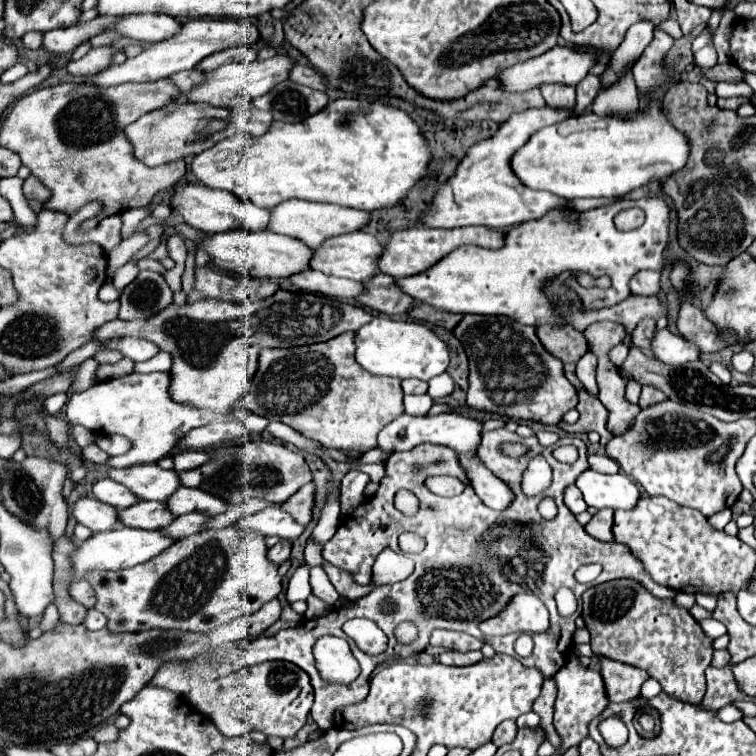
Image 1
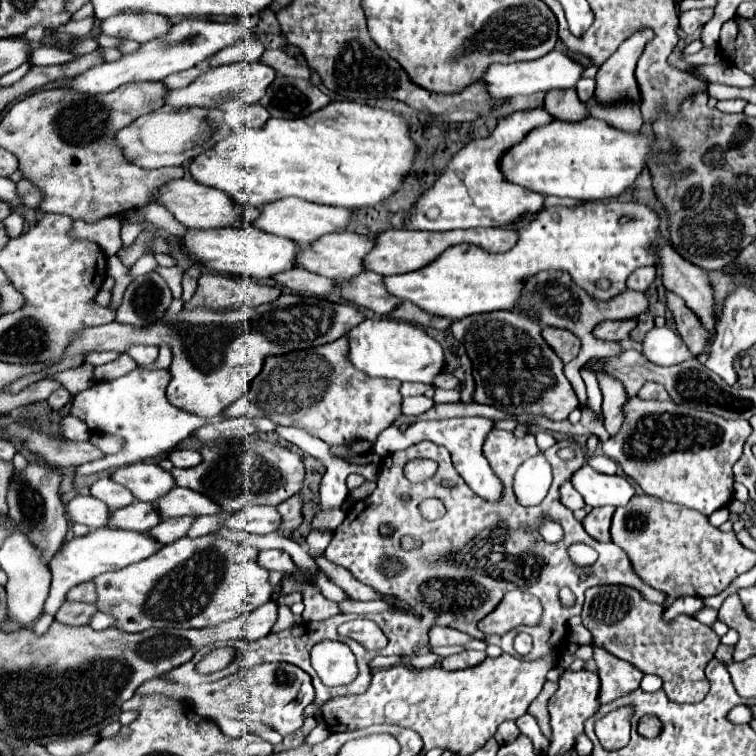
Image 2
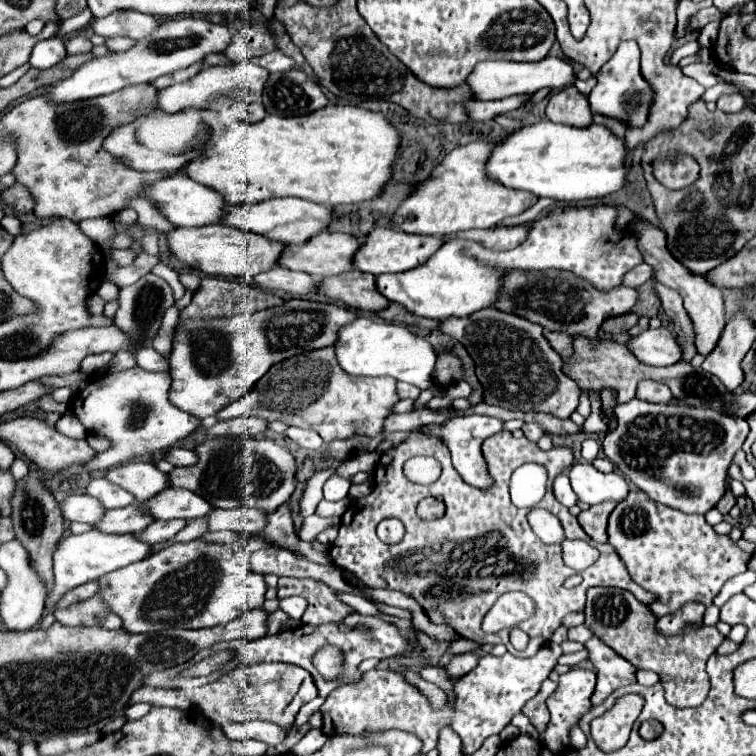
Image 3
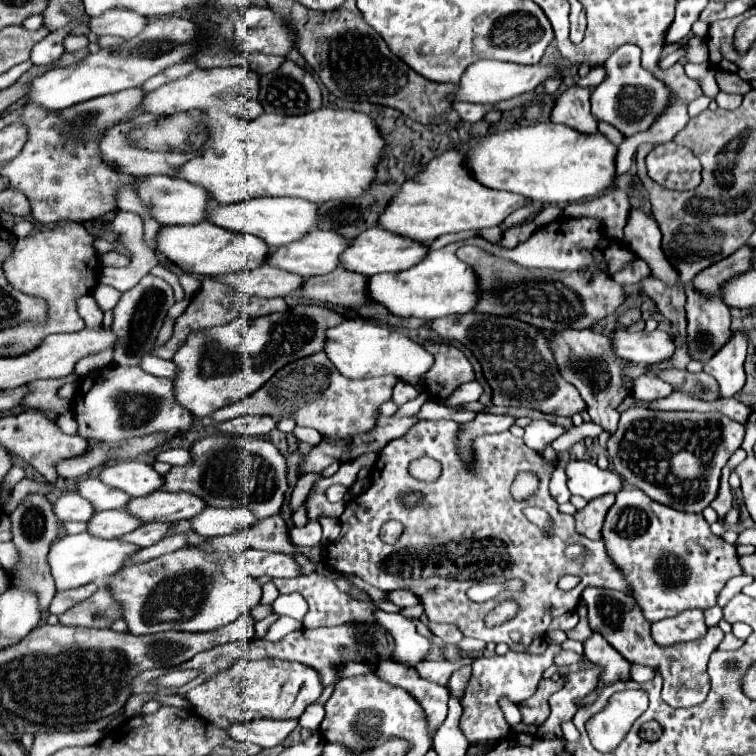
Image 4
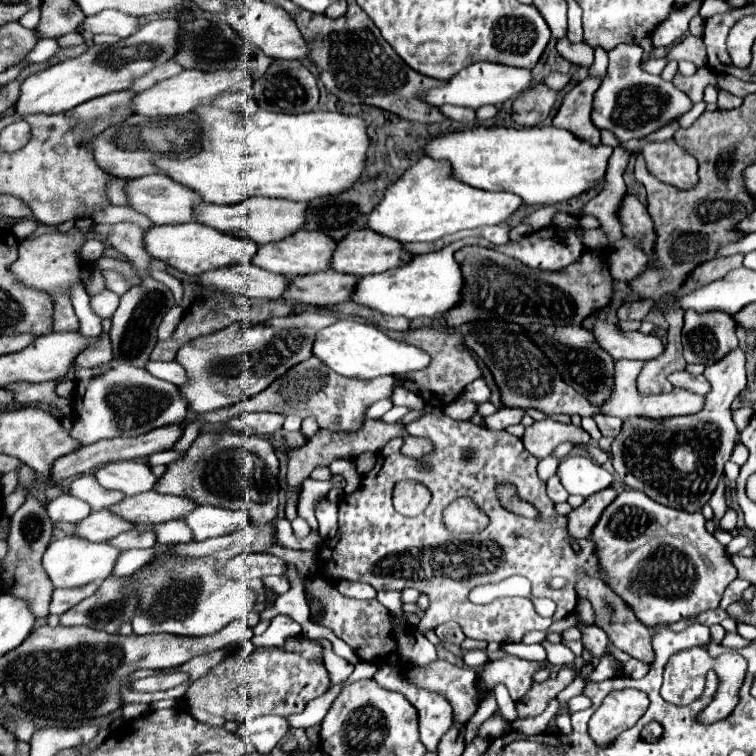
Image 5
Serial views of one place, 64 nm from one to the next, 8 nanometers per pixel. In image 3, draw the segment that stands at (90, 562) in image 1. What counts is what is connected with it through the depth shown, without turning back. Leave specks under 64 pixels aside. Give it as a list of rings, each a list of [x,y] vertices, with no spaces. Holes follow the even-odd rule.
[[[92,528],[90,532],[78,534],[78,536],[68,536],[64,540],[60,540],[56,552],[54,552],[54,586],[46,598],[48,608],[52,610],[56,606],[56,602],[64,596],[64,592],[86,584],[90,580],[98,580],[100,576],[124,568],[132,562],[144,560],[150,554],[152,546],[148,546],[146,542],[138,540],[134,534],[104,534],[96,528]]]

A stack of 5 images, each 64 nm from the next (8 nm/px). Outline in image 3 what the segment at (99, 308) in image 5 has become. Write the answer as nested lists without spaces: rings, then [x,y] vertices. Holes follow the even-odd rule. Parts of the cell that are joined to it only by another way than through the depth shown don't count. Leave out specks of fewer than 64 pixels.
[[[104,280],[104,284],[98,288],[98,294],[100,294],[106,302],[110,302],[110,300],[114,300],[114,298],[118,296],[118,286],[116,286],[114,282],[110,282],[110,280]]]

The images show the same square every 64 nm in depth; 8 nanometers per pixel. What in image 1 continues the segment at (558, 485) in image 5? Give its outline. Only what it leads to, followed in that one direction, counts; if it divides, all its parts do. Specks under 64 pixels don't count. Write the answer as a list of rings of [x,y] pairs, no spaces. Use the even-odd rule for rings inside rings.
[[[568,486],[566,492],[564,492],[564,502],[566,506],[572,510],[572,514],[580,514],[584,510],[588,510],[584,498],[582,498],[582,492],[576,488],[576,486]]]

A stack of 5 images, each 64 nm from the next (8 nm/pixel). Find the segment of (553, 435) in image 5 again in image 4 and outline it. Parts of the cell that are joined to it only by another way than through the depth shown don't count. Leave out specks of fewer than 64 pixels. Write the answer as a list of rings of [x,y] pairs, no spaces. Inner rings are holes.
[[[534,420],[524,428],[524,442],[534,448],[536,452],[542,452],[546,444],[552,444],[560,434],[564,434],[566,430],[560,426],[554,426],[546,420]]]

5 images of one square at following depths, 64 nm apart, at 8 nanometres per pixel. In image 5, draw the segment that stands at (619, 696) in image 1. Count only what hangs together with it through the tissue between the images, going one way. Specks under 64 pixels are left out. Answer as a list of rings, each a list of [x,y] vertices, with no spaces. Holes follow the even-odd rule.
[[[578,620],[576,626],[584,632],[584,636],[582,636],[584,648],[592,654],[594,660],[600,660],[600,658],[612,656],[612,654],[608,652],[608,648],[606,648],[606,646],[608,646],[608,636],[606,636],[600,628],[596,628],[596,626],[582,626],[580,620]],[[584,695],[573,697],[568,701],[568,713],[571,715],[574,712],[587,709],[591,705],[592,705],[591,700]]]

